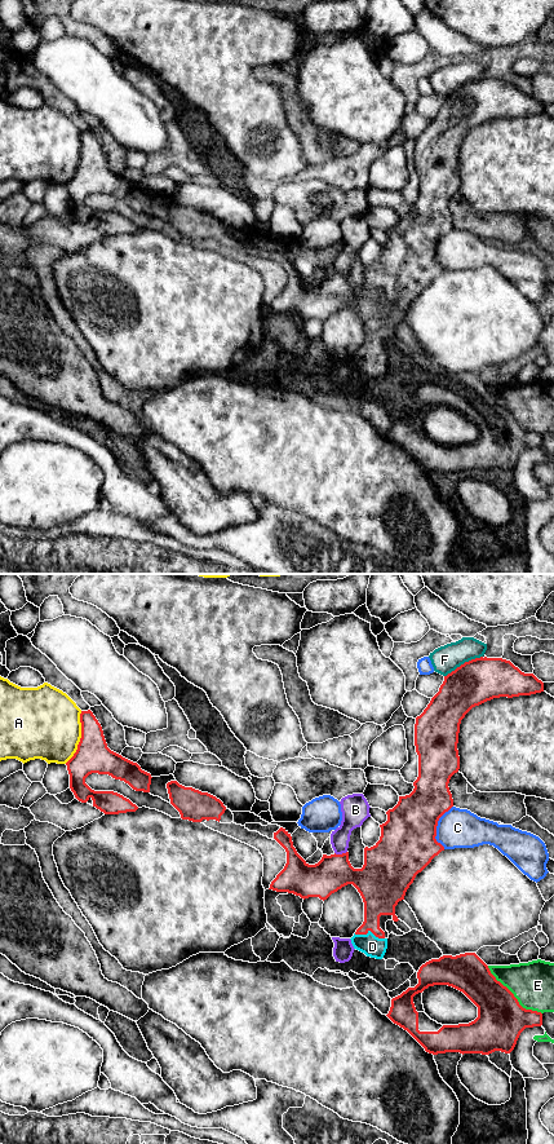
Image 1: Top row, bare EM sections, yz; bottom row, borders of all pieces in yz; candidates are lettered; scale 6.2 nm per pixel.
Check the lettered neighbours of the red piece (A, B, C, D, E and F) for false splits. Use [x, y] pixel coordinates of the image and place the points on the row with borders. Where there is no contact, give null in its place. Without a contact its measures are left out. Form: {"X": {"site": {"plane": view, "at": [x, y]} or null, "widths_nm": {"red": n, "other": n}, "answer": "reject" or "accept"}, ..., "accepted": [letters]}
{"A": {"site": {"plane": "yz", "at": [82, 737]}, "widths_nm": {"red": 200, "other": 440}, "answer": "reject"}, "B": {"site": {"plane": "yz", "at": [340, 855]}, "widths_nm": {"red": 220, "other": 140}, "answer": "reject"}, "C": {"site": {"plane": "yz", "at": [435, 827]}, "widths_nm": {"red": 360, "other": 240}, "answer": "reject"}, "D": {"site": {"plane": "yz", "at": [369, 930]}, "widths_nm": {"red": 240, "other": 130}, "answer": "accept"}, "E": {"site": {"plane": "yz", "at": [513, 995]}, "widths_nm": {"red": 300, "other": 280}, "answer": "reject"}, "F": {"site": {"plane": "yz", "at": [464, 663]}, "widths_nm": {"red": 280, "other": 170}, "answer": "reject"}, "accepted": ["D"]}

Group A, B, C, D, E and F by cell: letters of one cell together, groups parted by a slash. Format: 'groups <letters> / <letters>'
groups A / B / C / D / E / F

